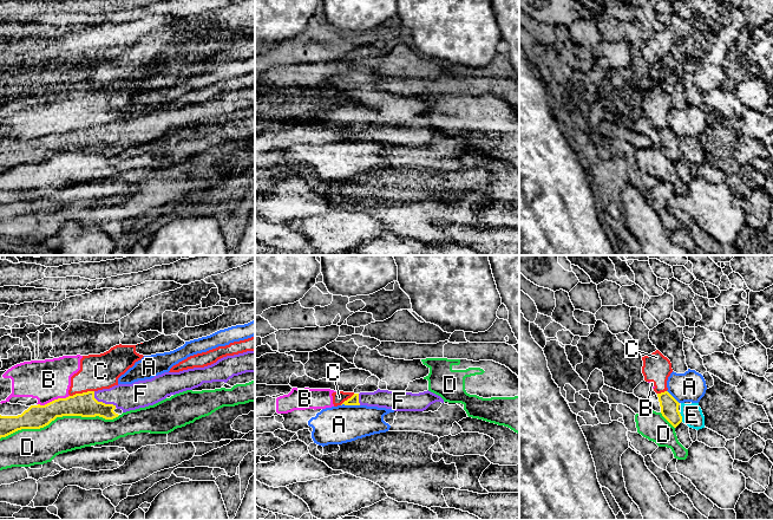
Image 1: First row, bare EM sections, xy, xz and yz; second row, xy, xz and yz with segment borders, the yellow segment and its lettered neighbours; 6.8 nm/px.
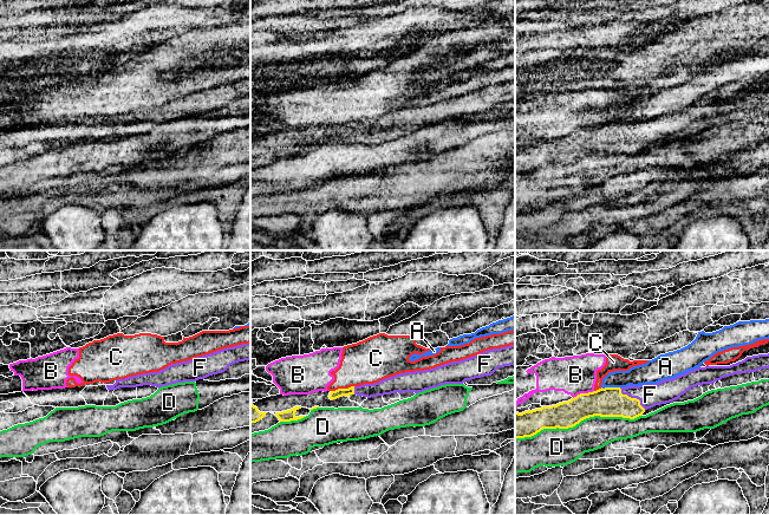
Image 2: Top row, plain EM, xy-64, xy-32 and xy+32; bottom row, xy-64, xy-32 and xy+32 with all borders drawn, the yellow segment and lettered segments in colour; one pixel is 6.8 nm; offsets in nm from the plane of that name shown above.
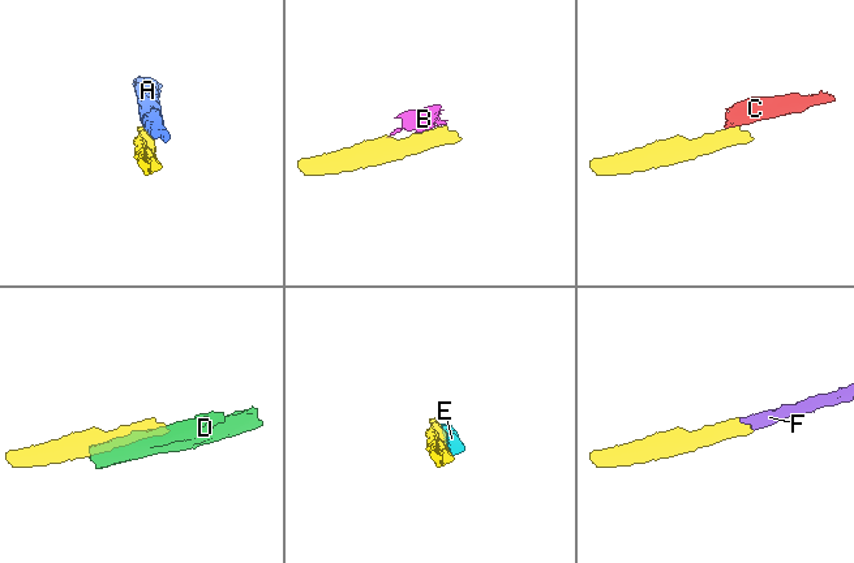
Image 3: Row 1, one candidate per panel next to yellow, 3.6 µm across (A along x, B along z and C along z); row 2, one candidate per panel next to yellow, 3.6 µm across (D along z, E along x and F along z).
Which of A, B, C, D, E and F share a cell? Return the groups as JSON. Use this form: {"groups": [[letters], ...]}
{"groups": [["A"], ["B", "C"], ["D"], ["E"], ["F"]]}

